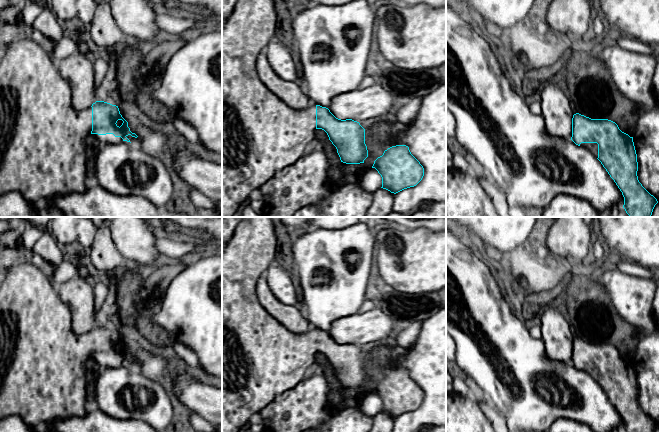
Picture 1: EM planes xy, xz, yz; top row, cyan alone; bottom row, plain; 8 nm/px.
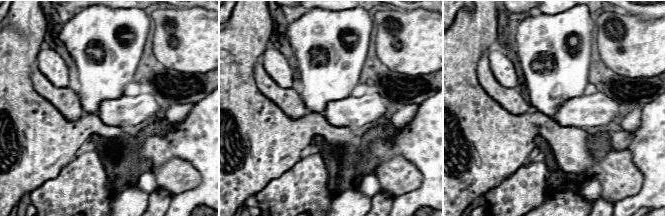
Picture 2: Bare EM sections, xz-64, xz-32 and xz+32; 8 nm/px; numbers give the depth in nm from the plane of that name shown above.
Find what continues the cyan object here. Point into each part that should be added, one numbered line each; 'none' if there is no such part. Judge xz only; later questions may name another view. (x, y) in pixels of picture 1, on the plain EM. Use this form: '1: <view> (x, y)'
1: xz (261, 359)

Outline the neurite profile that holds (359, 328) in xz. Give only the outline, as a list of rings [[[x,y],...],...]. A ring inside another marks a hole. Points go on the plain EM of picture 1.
[[[377,307],[365,313],[357,312],[334,321],[328,333],[338,343],[352,343],[362,346],[366,343],[382,341],[389,336],[393,336],[399,327],[400,324],[396,320]]]

